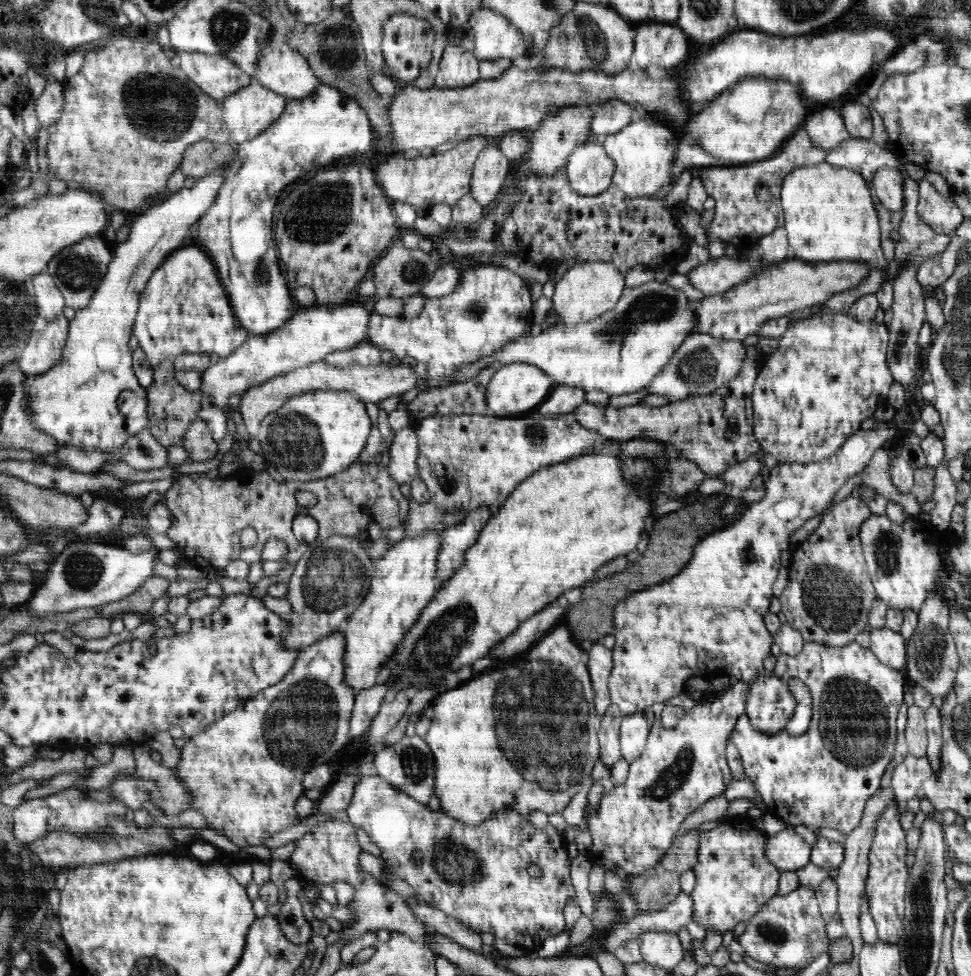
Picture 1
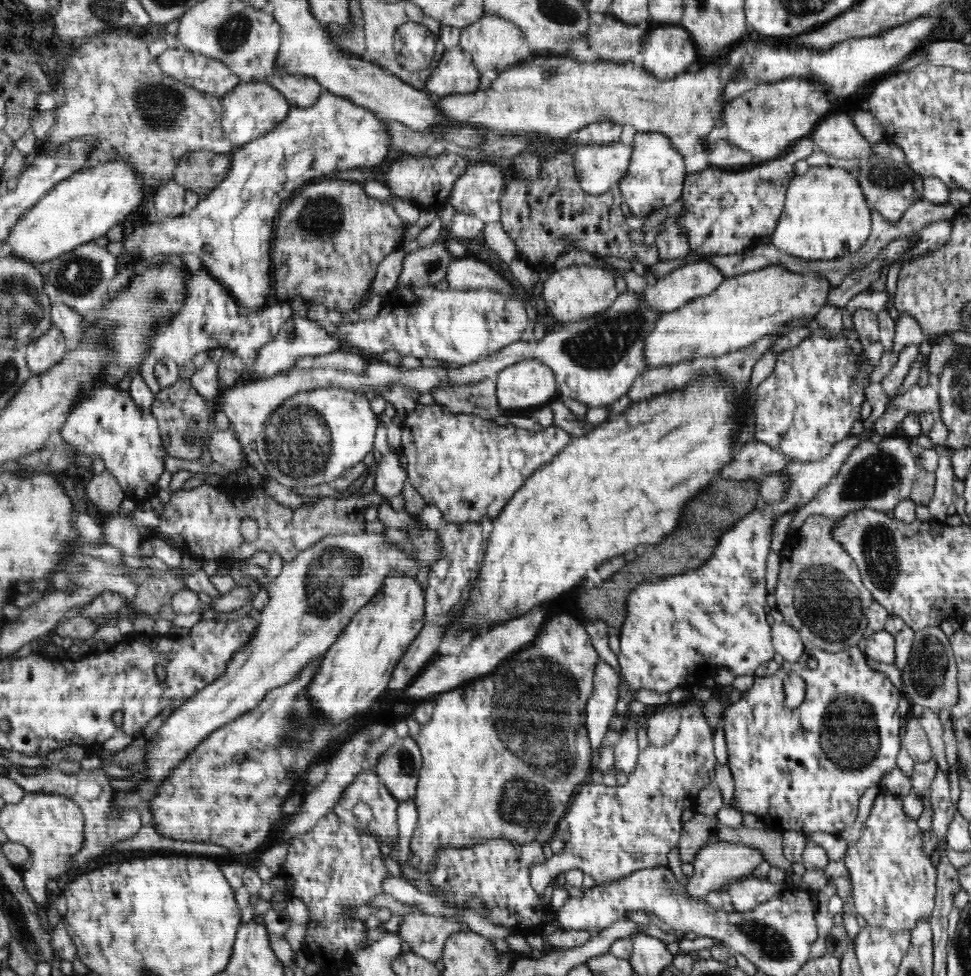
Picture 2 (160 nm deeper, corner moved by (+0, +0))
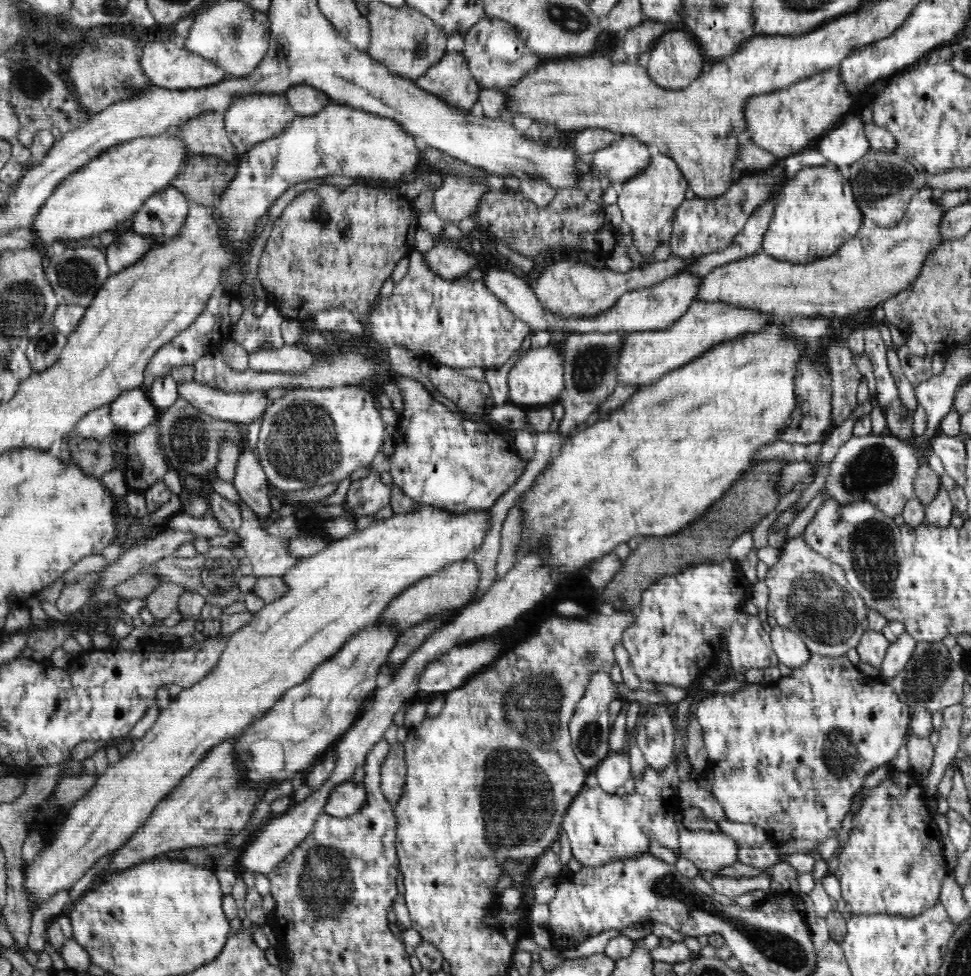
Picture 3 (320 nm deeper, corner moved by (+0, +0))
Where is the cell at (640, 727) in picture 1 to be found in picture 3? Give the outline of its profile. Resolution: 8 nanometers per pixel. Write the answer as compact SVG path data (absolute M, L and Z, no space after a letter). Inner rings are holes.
M618 751L610 753L594 768L599 787L604 792L612 795L630 778L631 766L629 755Z

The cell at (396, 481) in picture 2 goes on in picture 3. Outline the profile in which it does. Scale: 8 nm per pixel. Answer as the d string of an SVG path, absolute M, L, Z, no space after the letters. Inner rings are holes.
M377 470L364 478L352 481L344 496L346 510L351 517L373 516L378 510L388 506L390 502L391 485L380 481Z

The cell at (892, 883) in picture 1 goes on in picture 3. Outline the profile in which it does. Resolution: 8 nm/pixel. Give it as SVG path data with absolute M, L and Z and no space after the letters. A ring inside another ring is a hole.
M893 769L886 779L880 780L866 794L858 814L852 819L850 838L839 857L841 895L854 915L892 913L904 917L918 916L939 899L943 881L950 872L942 837L934 825L927 796L913 770L902 772Z

